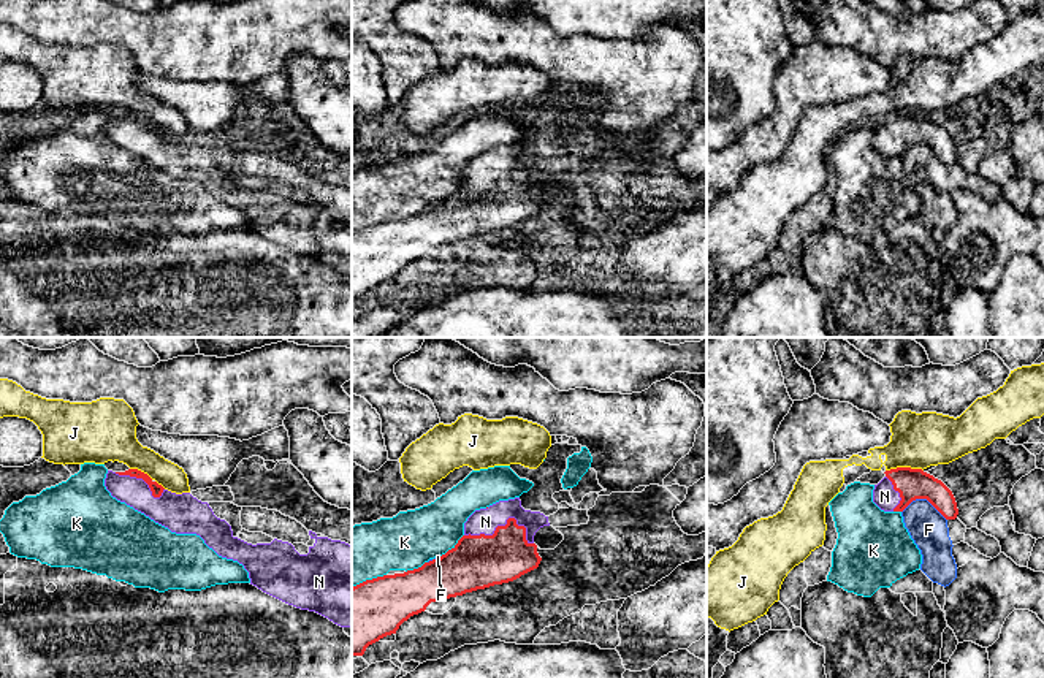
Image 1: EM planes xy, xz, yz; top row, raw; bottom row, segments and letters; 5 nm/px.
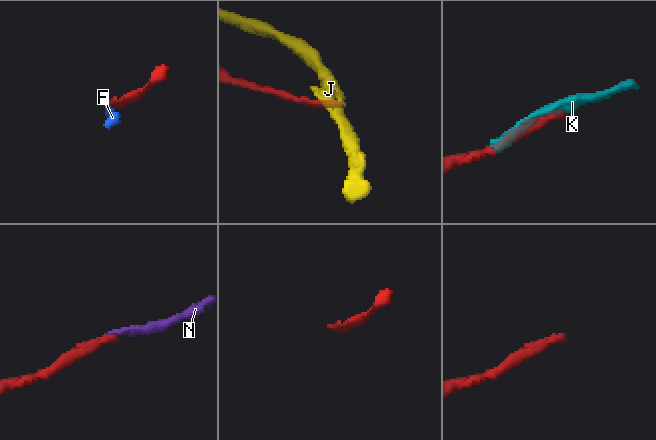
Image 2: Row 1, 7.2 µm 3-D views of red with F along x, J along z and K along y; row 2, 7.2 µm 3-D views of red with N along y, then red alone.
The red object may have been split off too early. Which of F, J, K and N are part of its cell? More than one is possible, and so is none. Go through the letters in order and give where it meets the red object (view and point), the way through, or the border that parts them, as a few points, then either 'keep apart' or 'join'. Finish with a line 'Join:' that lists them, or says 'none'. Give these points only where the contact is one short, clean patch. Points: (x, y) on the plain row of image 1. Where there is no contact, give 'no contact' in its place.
F: meets red in yz at (924, 143); keep apart
J: meets red in yz at (903, 113); border along yz (922, 114), (891, 113), (886, 116); keep apart
K: meets red in xz at (452, 194); keep apart
N: meets red in xz at (506, 170); join
Join: N

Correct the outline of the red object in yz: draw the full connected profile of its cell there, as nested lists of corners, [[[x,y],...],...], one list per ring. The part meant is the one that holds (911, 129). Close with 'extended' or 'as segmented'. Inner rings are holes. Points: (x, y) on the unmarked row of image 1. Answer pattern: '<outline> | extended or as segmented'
[[[897,112],[874,130],[873,147],[884,157],[903,157],[913,146],[927,144],[946,165],[958,160],[952,136],[922,114]]] | extended

